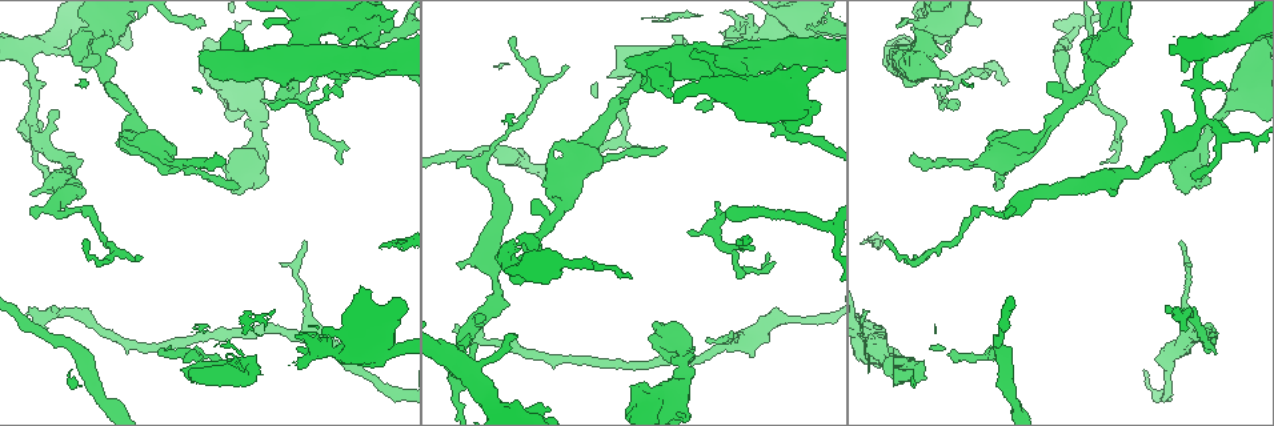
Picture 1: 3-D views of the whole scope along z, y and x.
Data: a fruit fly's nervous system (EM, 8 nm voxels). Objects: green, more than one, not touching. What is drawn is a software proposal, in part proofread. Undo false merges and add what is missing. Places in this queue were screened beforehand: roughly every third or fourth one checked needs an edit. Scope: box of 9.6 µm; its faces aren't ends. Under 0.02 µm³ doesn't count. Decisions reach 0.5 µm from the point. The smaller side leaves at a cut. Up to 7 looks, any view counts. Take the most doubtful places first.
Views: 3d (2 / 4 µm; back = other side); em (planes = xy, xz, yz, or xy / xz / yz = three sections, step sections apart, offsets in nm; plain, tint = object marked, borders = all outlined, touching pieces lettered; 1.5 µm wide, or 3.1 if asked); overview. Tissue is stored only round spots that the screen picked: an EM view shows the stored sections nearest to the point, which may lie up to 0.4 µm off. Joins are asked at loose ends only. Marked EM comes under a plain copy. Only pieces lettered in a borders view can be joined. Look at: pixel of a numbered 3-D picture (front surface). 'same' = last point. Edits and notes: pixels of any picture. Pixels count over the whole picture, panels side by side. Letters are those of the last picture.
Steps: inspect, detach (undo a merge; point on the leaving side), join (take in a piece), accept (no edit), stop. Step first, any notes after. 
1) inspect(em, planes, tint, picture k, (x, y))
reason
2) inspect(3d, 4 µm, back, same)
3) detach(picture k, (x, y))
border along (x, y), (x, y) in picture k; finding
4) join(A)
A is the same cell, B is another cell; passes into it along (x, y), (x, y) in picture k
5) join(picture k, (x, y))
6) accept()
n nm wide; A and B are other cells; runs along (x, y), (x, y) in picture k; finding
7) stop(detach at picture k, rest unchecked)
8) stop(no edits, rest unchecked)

inspect(3d, 2 µm, back, picture 1, (454, 328))
branch stops here

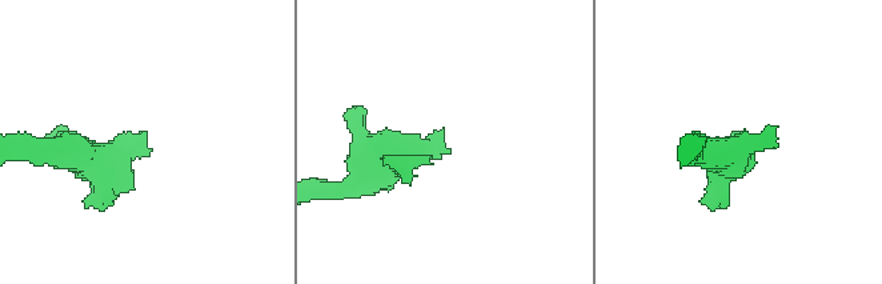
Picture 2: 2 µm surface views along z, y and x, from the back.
inspect(em, planes, borders, picture 2, (148, 153))
now the EM

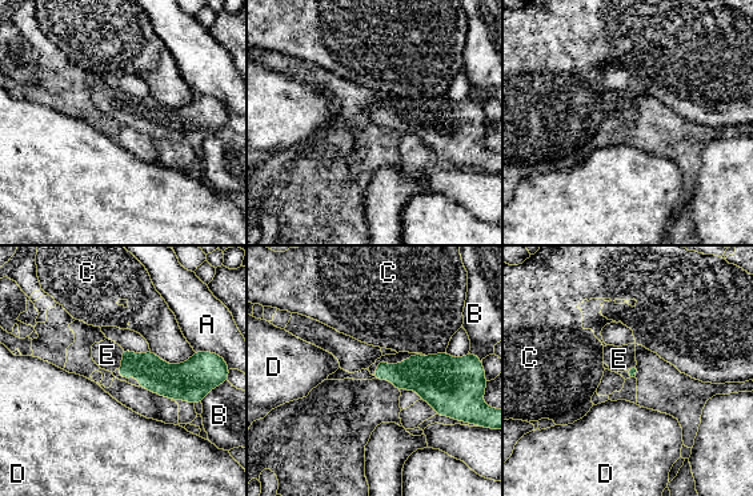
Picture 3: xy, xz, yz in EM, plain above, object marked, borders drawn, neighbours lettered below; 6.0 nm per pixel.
join(E)
E is the same cell, A, B, C and D are other cells; it goes on there

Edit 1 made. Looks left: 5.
inspect(overview)
redraw

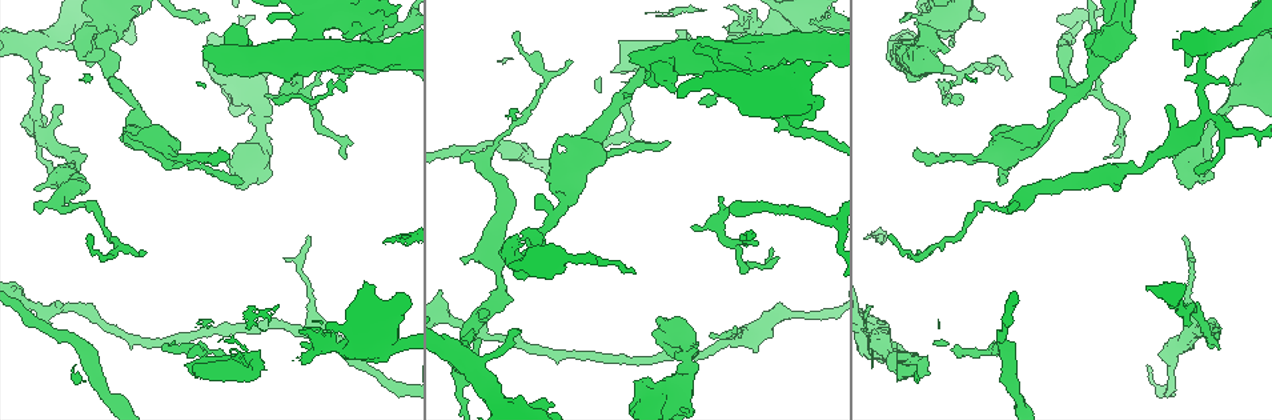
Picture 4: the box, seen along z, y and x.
inspect(em, planes, borders, picture 4, (632, 272))
an open end

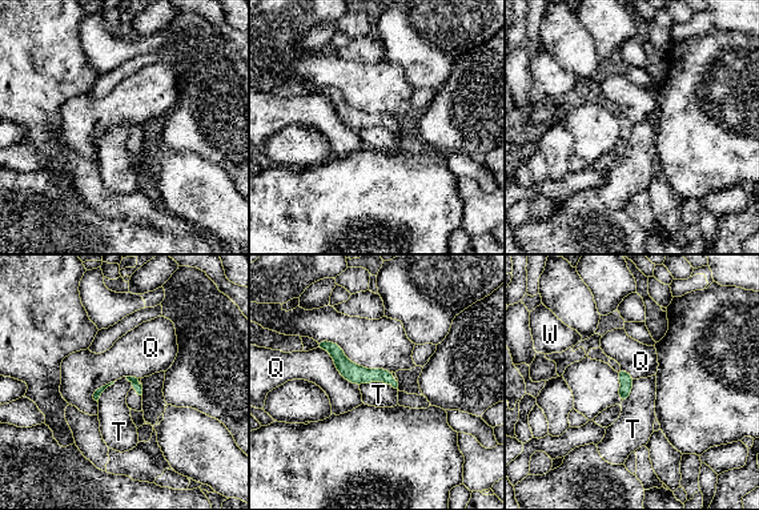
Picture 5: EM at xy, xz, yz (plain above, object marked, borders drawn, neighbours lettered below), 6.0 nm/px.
accept()
Q, T and W are other cells; border along (634, 380), (630, 396), (621, 404) in picture 5; none of them fits

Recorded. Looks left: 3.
inspect(3d, 4 µm, back, picture 4, (1121, 23))
sudden change in width

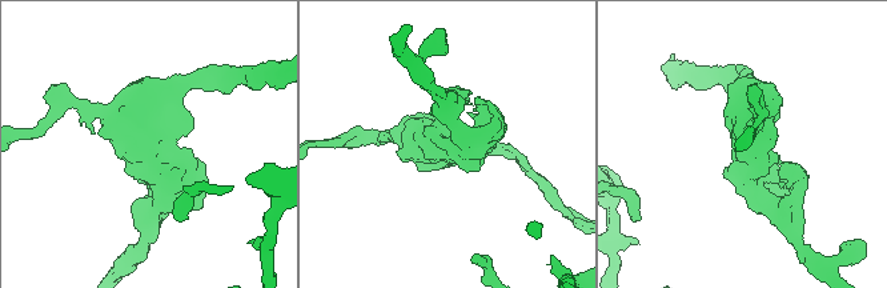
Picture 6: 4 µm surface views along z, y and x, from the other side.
inspect(em, planes, borders, picture 6, (749, 150))
need the tissue

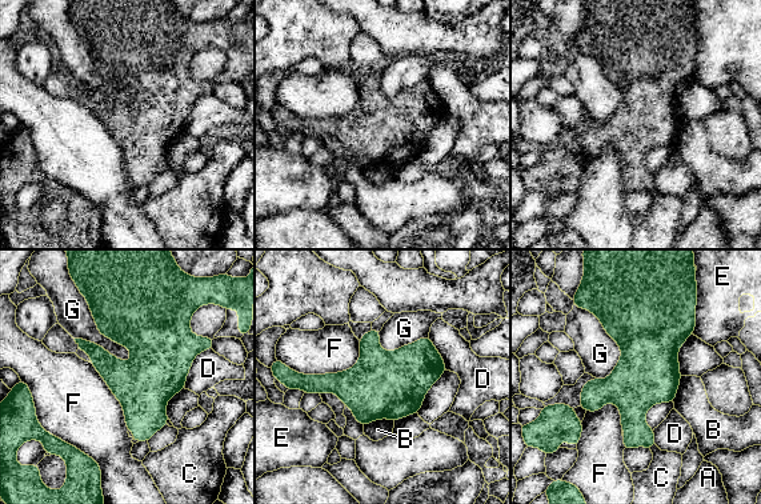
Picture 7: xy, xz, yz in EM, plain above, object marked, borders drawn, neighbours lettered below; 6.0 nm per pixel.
accept()
A, B, C, D, E, F and G are other cells; border along (85, 299), (131, 360) in picture 7; all the same cell

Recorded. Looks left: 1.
stop(join at picture 3, rest unchecked)

